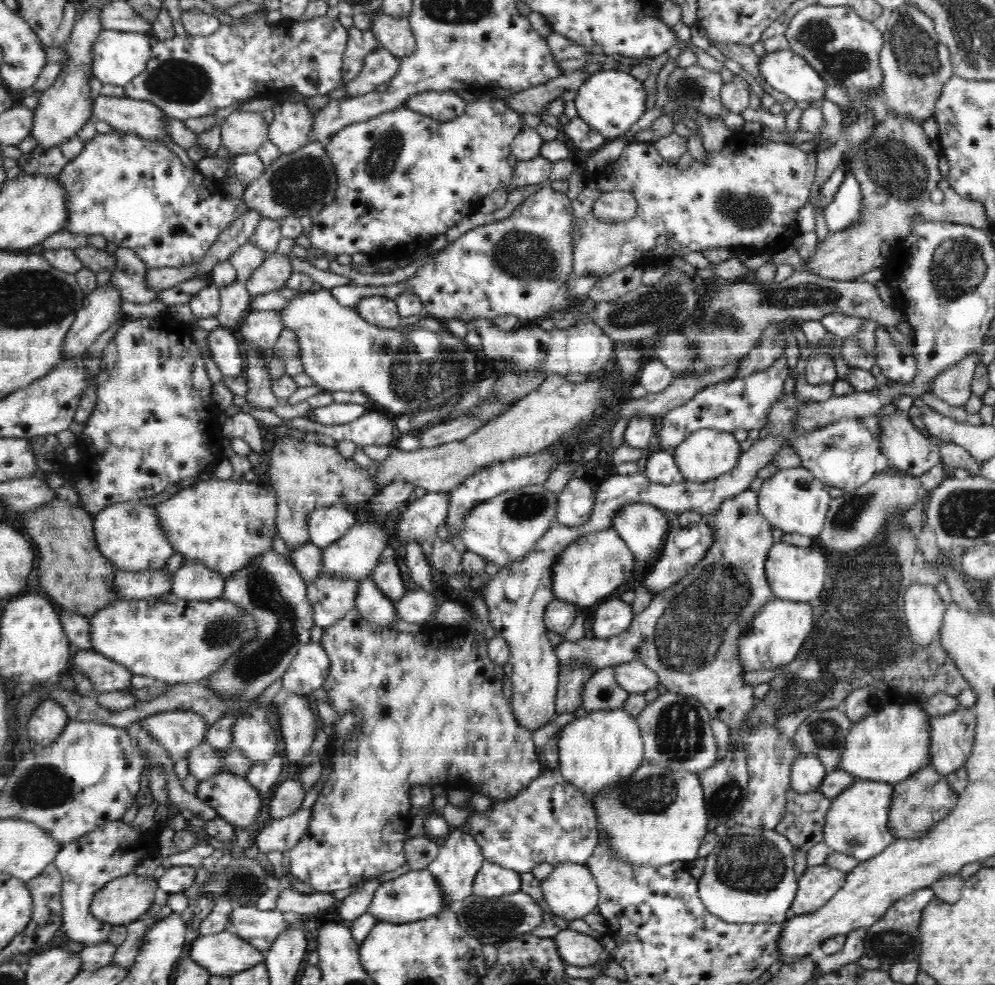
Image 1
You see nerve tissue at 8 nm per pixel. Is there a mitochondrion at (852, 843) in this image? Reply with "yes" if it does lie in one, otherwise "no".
yes

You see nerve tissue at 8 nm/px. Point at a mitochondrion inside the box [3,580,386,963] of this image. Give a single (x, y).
(40, 786)

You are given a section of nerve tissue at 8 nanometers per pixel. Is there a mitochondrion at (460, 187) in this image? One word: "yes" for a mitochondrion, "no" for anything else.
no

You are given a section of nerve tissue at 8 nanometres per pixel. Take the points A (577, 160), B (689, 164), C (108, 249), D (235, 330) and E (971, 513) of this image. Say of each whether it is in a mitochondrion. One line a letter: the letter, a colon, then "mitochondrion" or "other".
A: other
B: other
C: other
D: other
E: mitochondrion

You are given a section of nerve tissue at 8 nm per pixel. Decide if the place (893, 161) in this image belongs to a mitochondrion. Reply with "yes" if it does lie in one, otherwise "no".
yes

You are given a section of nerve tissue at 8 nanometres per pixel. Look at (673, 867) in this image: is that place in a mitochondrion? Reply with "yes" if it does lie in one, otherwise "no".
no

